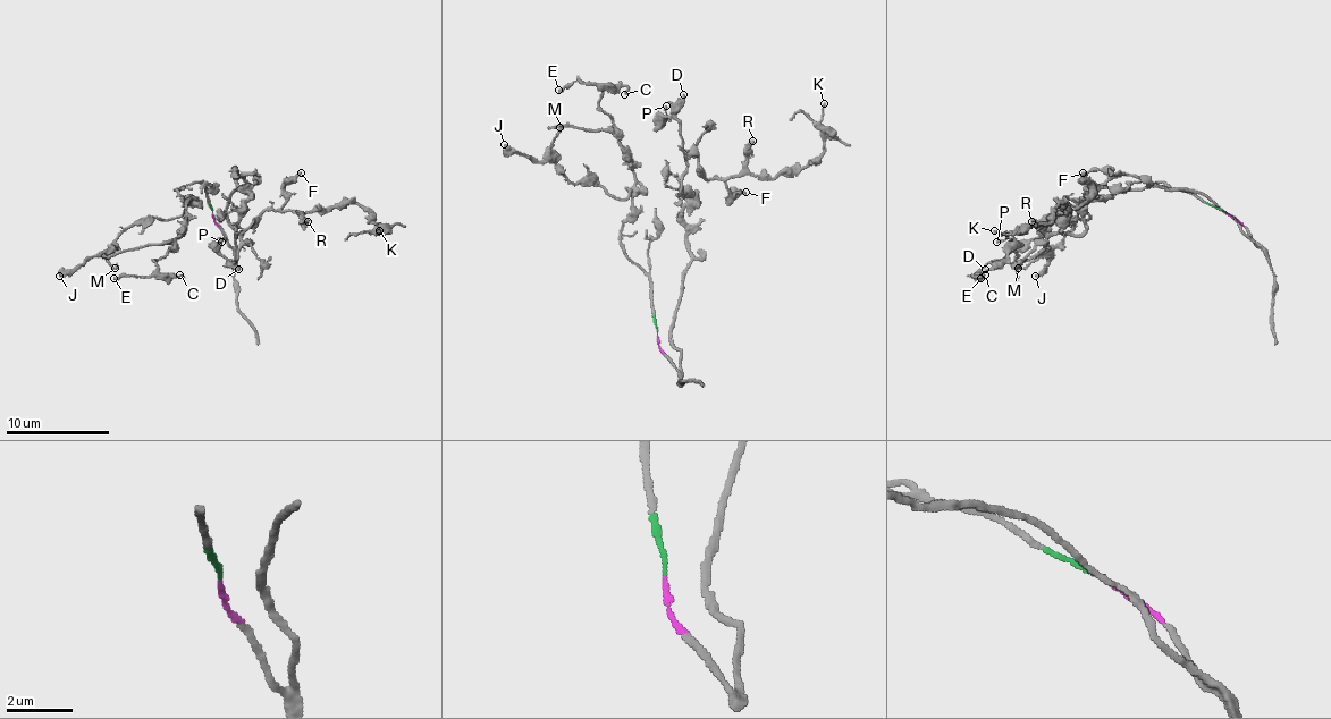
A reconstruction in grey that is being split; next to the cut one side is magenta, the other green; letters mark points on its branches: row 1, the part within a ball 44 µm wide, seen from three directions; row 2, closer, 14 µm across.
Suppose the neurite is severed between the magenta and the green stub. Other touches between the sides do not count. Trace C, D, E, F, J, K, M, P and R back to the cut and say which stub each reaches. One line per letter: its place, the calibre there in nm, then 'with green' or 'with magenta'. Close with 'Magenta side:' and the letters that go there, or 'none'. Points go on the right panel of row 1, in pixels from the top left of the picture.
C: place (985, 275); calibre 170 nm; with green
D: place (985, 269); calibre 260 nm; with magenta
E: place (980, 278); calibre 190 nm; with green
F: place (1083, 172); calibre 280 nm; with magenta
J: place (1035, 276); calibre 280 nm; with green
K: place (994, 230); calibre 120 nm; with magenta
M: place (1018, 268); calibre 140 nm; with green
P: place (996, 242); calibre 130 nm; with magenta
R: place (1032, 221); calibre 320 nm; with magenta
Magenta side: D, F, K, P, R

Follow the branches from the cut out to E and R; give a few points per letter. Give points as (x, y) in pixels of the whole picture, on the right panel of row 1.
E: (1224, 212), (1165, 184), (1119, 188), (1101, 199), (1064, 199), (1036, 237), (971, 277), (982, 279)
R: (1228, 212), (1258, 245), (1210, 199), (1134, 176), (1087, 196), (1080, 235), (1046, 233), (1069, 209), (1030, 222)

